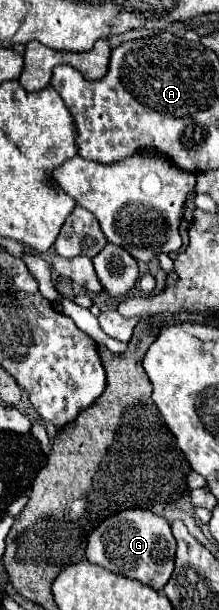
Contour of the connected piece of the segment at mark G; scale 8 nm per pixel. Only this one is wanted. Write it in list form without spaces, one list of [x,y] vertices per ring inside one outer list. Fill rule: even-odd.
[[[142,508],[122,510],[116,516],[104,520],[96,530],[90,532],[86,546],[86,558],[92,564],[126,578],[134,578],[154,590],[162,590],[170,580],[174,570],[174,552],[176,540],[168,520]]]

